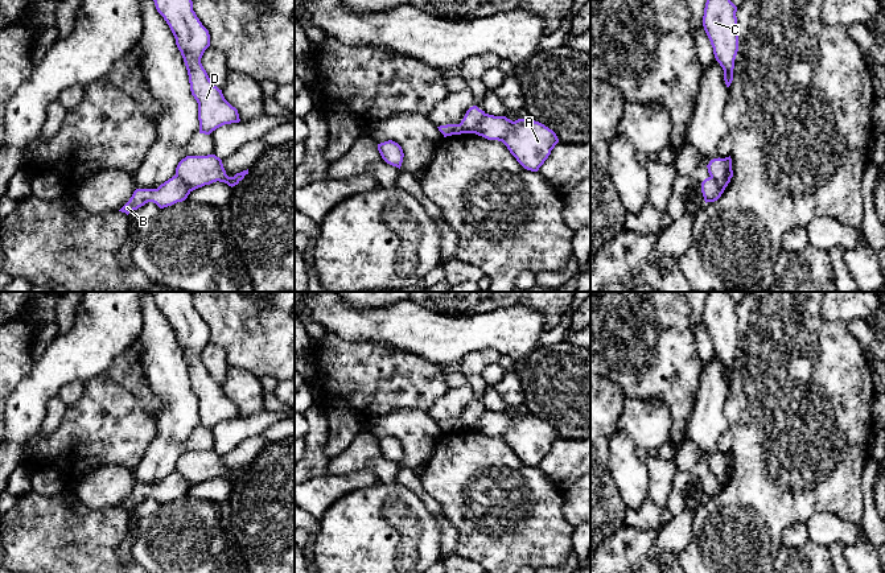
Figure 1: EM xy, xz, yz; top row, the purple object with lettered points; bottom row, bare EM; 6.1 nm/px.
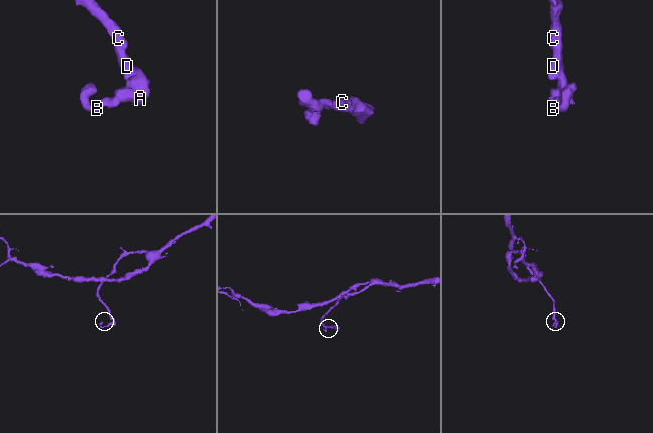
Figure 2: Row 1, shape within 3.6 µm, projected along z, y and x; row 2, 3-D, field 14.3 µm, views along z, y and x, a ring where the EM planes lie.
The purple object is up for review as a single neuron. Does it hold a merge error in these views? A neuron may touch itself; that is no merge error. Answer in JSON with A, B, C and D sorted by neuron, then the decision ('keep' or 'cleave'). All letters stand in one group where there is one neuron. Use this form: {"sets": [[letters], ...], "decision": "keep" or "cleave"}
{"sets": [["A", "C", "D"], ["B"]], "decision": "cleave"}

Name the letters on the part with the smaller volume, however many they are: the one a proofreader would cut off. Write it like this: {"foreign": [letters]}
{"foreign": ["B"]}

